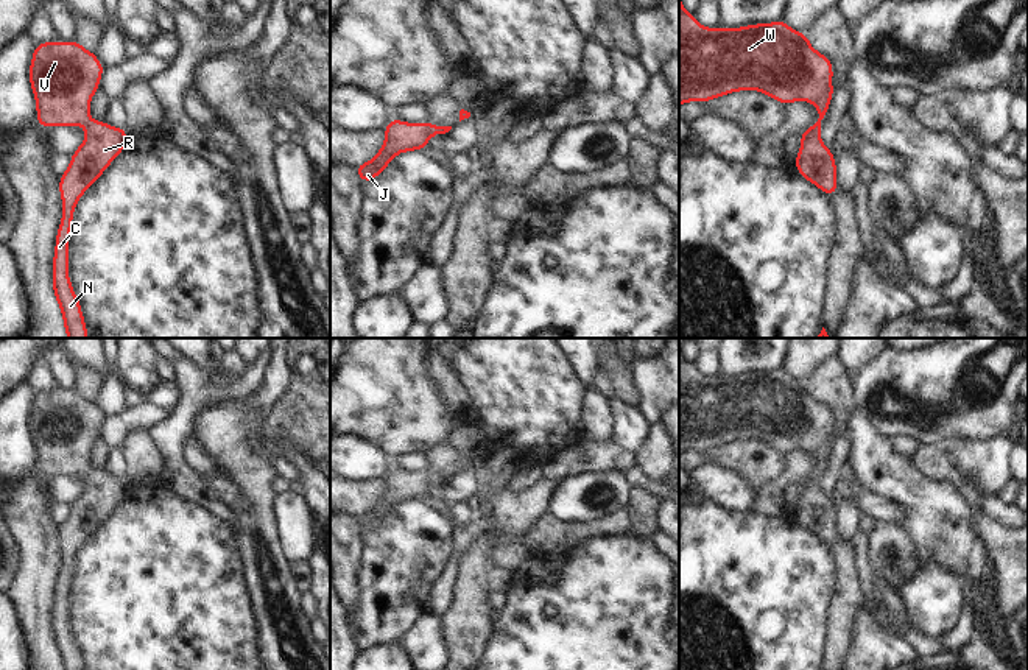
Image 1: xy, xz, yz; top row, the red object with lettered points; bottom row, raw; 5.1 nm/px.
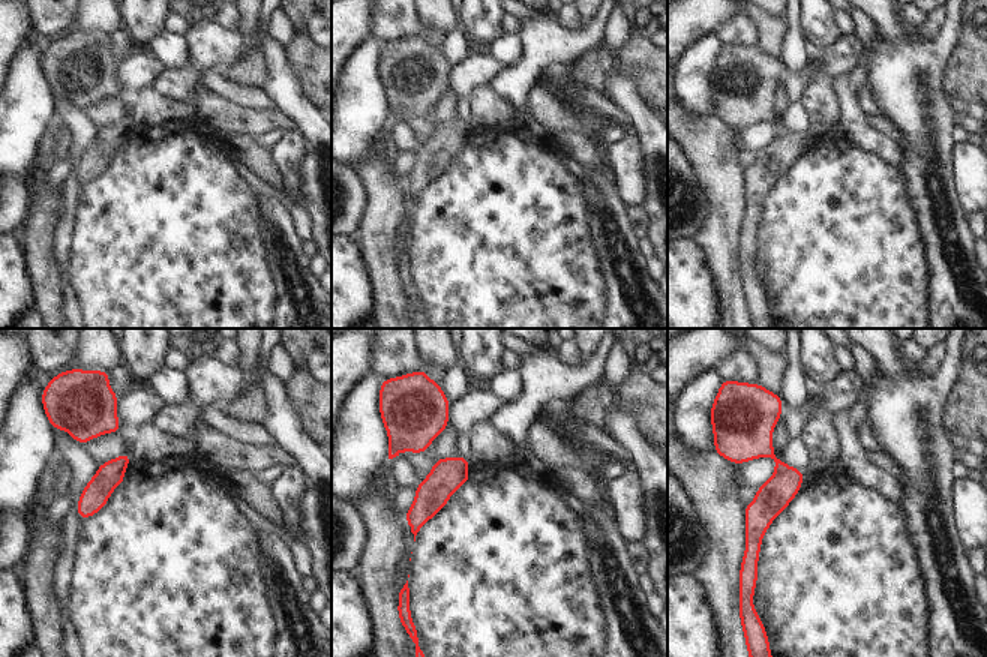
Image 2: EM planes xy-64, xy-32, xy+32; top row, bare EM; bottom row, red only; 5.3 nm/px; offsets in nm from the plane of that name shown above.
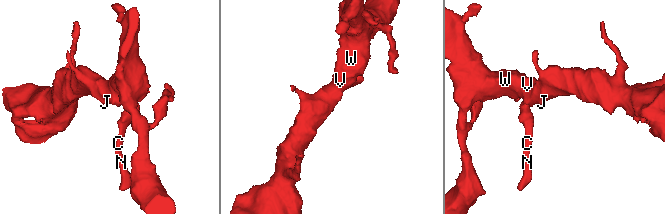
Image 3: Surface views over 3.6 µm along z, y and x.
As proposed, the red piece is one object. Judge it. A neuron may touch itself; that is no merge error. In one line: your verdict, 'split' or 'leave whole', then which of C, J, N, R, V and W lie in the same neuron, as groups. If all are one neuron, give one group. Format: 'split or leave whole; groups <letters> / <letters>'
leave whole; groups C J N R V W

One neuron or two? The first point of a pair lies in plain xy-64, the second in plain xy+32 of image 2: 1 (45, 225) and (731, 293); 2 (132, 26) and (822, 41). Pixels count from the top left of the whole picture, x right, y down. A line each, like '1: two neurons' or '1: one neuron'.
1: one neuron
2: one neuron

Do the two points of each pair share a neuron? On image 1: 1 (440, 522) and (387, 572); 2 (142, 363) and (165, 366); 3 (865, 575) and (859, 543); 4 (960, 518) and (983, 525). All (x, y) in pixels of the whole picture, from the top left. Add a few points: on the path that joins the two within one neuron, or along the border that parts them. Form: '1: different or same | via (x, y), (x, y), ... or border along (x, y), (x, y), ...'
1: same | via (424, 528), (401, 557)
2: different | border along (158, 359), (156, 370), (161, 380)
3: same | via (863, 567), (862, 550)
4: different | border along (975, 516), (975, 533), (991, 555)

